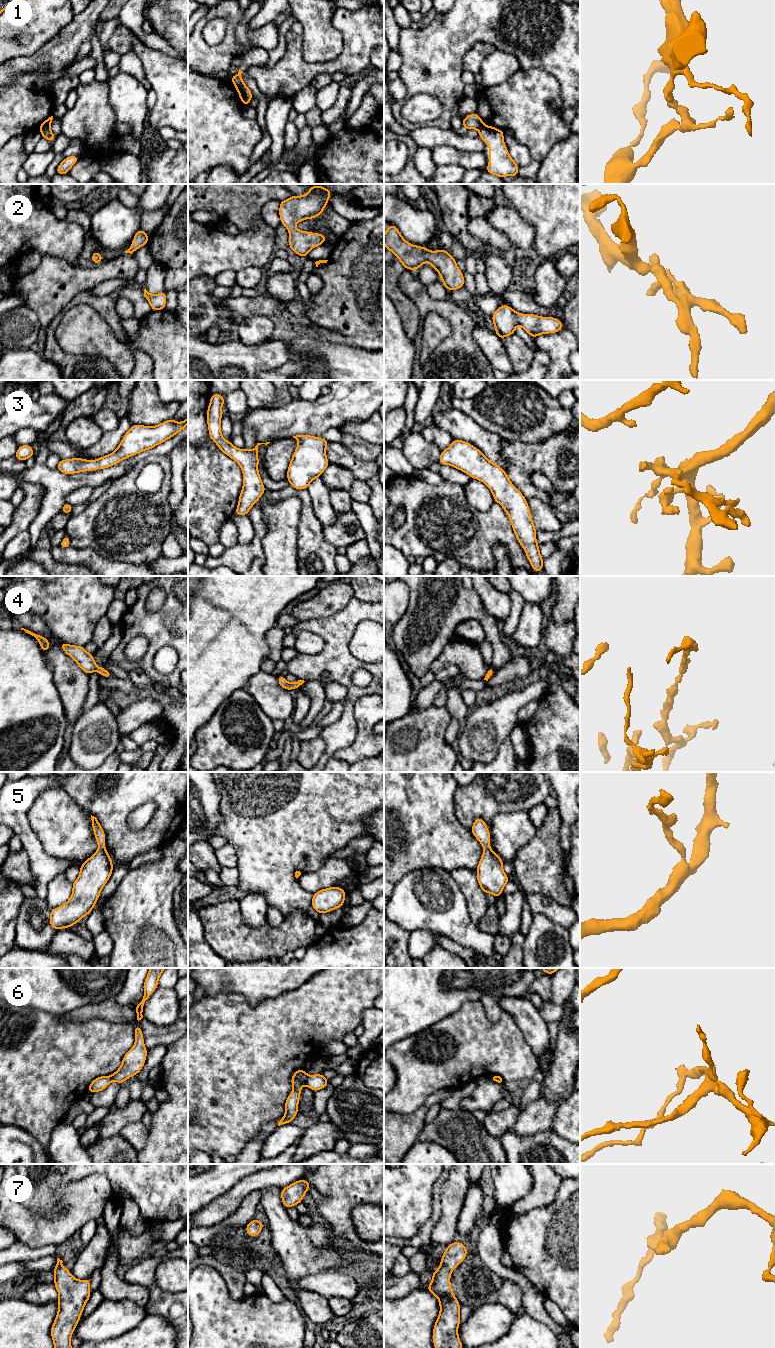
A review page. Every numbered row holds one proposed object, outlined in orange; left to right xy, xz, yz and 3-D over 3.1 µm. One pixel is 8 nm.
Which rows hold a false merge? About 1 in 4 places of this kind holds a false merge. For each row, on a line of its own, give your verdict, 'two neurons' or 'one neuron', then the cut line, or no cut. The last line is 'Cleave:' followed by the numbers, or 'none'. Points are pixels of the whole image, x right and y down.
1: two neurons; cut xy (49, 126), (40, 131)
2: one neuron; cut none
3: one neuron; cut none
4: one neuron; cut none
5: one neuron; cut none
6: two neurons; cut xz (308, 1076), (305, 1083)
7: one neuron; cut none
Cleave: 1, 6

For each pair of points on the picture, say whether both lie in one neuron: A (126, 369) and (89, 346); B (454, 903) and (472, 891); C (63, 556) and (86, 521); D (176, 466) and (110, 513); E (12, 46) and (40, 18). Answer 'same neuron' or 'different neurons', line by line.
A: same neuron
B: different neurons
C: different neurons
D: different neurons
E: same neuron

